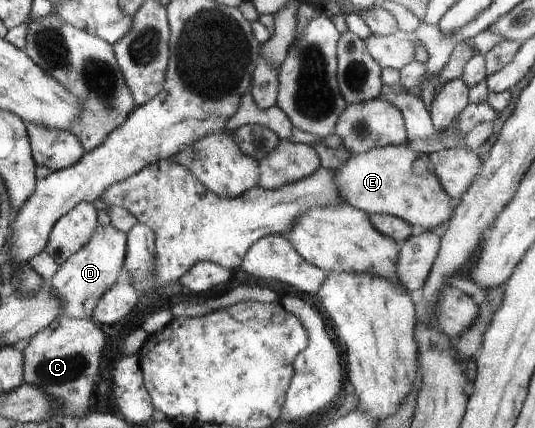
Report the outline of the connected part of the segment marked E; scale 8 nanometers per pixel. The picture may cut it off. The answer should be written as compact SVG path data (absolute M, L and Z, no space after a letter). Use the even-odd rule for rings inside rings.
M410 143L404 145L388 145L388 147L374 147L368 153L350 154L348 163L333 172L334 183L352 207L372 215L392 215L400 217L415 230L435 231L435 228L445 227L452 217L454 209L452 199L440 187L436 179L435 164L429 154L414 151ZM416 161L425 164L424 173L416 175L414 165Z

